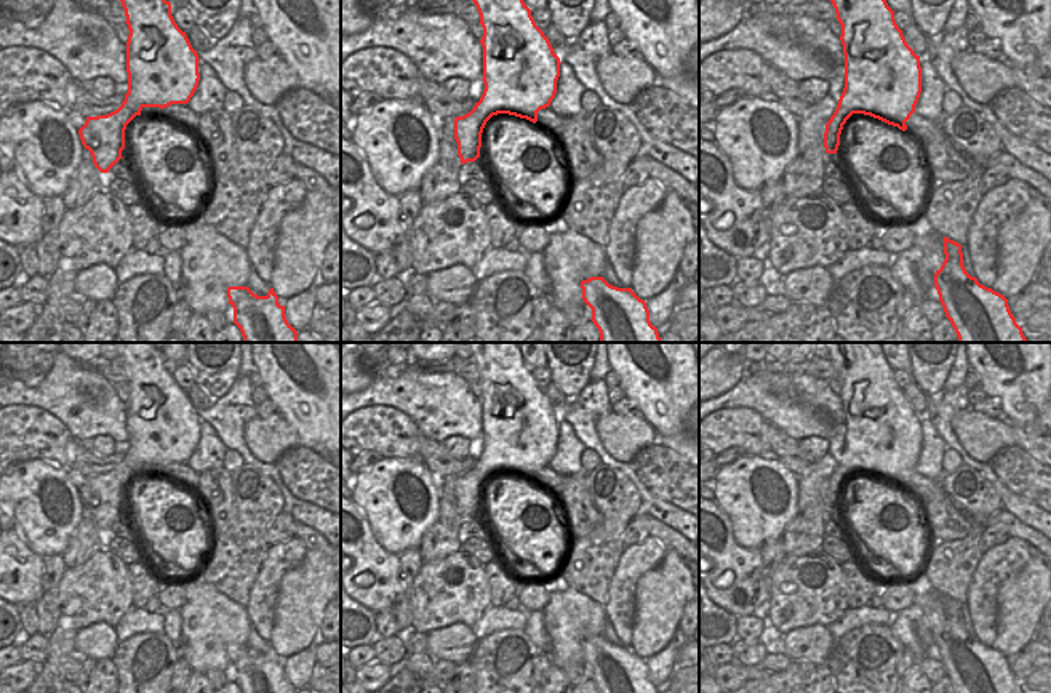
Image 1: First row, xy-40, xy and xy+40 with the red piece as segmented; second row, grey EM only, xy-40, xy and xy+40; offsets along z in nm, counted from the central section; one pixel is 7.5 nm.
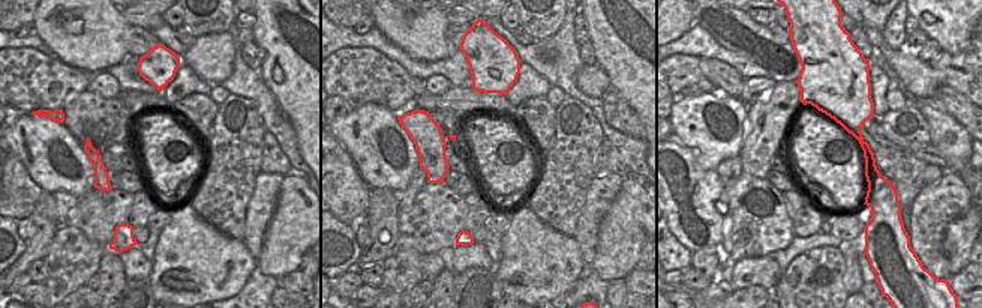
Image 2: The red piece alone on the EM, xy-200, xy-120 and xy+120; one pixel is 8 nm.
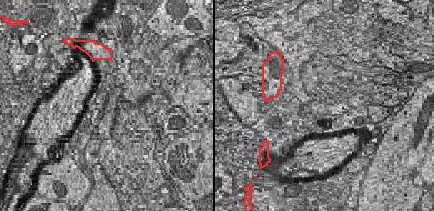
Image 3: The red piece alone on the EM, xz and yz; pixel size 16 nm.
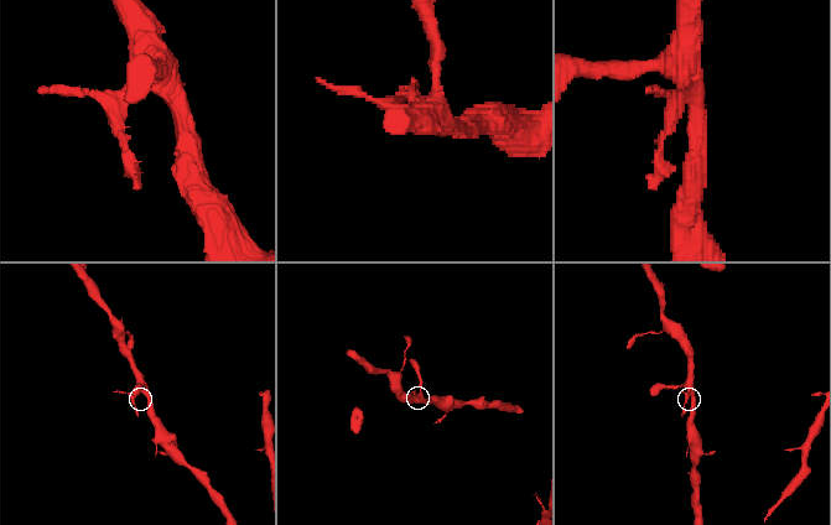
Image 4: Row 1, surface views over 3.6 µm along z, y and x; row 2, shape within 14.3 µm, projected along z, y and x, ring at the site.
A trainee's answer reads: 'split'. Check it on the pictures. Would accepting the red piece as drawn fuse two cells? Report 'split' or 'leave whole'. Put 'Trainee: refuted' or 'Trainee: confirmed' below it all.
split
Trainee: confirmed

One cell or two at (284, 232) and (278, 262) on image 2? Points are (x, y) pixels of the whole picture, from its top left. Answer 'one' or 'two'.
one

